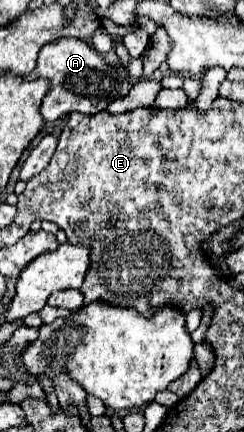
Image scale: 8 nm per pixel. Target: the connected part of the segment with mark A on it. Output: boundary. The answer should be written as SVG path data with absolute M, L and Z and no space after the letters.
M58 39L42 47L38 55L38 65L32 73L50 81L50 89L40 107L40 113L46 123L52 123L72 111L94 115L106 109L110 101L124 97L132 87L130 77L122 67L110 65L88 43L80 39Z

